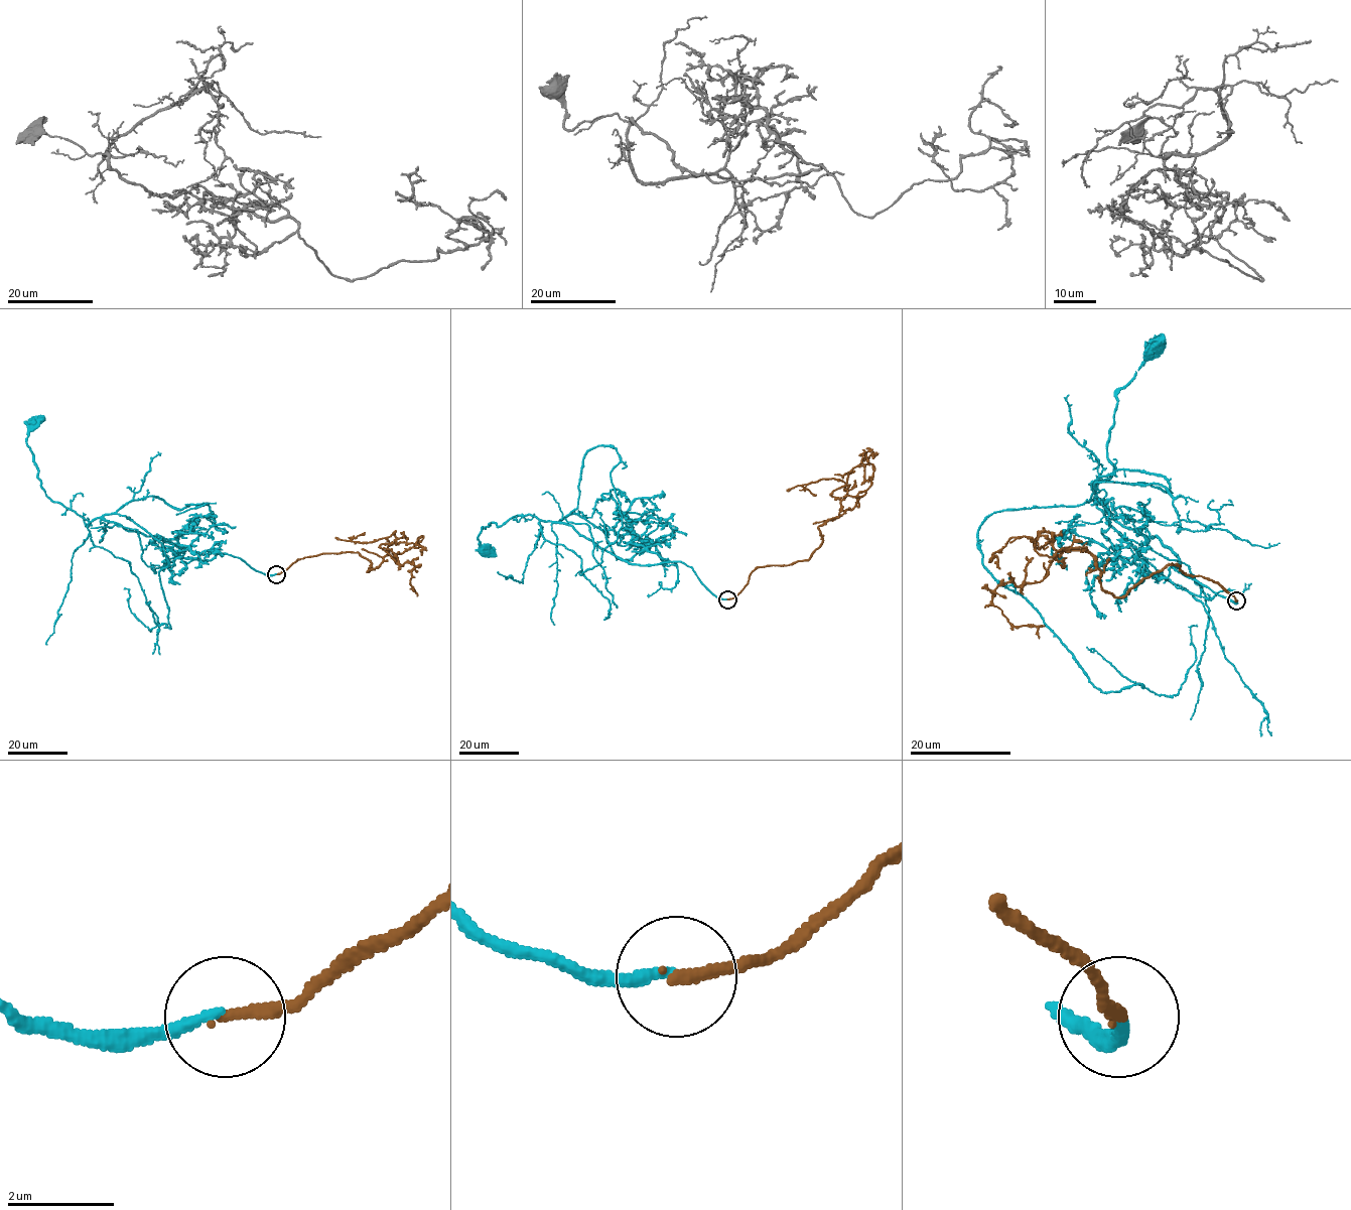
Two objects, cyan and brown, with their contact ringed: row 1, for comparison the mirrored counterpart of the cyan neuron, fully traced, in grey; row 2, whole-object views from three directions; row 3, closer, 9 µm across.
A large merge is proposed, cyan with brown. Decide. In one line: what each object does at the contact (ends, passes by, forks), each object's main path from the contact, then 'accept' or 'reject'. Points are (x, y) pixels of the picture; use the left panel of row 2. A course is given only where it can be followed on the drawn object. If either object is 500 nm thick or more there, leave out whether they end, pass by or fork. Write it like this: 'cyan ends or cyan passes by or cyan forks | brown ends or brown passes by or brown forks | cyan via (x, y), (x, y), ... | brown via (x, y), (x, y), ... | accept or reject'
cyan ends | brown ends | cyan via (276, 573), (264, 574), (228, 553), (196, 553), (119, 524), (88, 521), (52, 502), (27, 441), (33, 423) | brown via (276, 573), (298, 559), (346, 552), (371, 562), (368, 571), (389, 543), (380, 545), (414, 567), (417, 596) | reject

